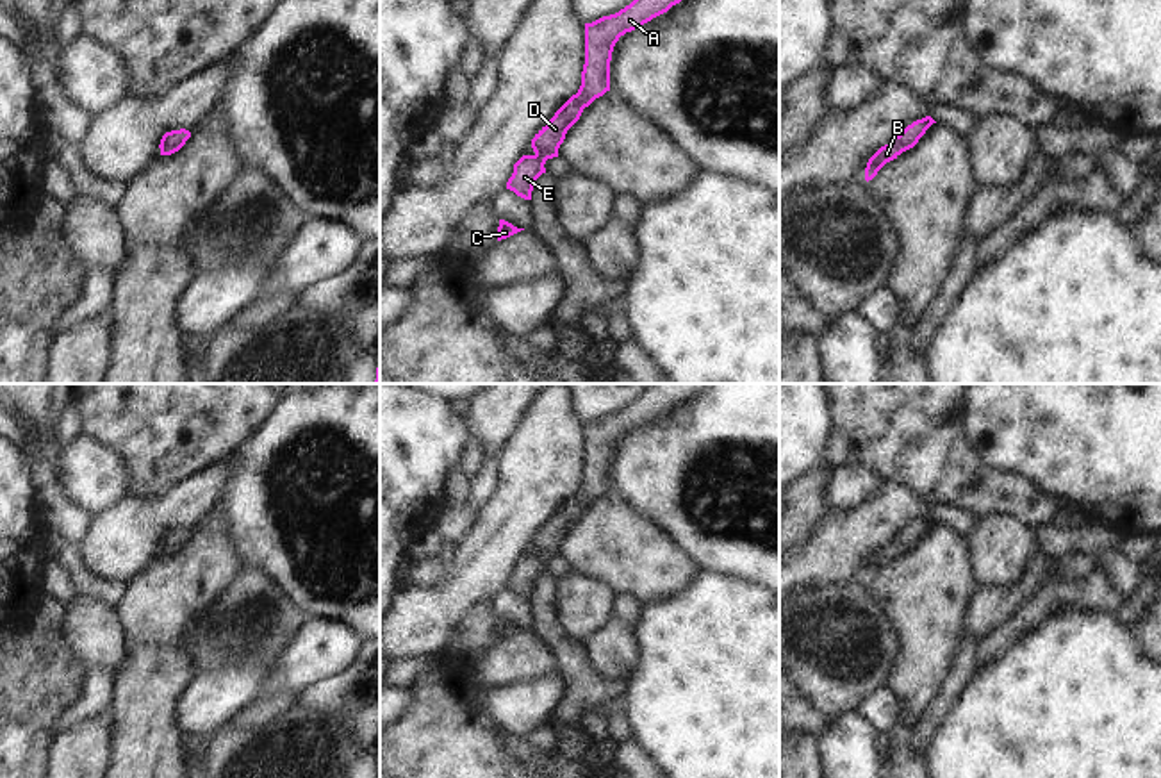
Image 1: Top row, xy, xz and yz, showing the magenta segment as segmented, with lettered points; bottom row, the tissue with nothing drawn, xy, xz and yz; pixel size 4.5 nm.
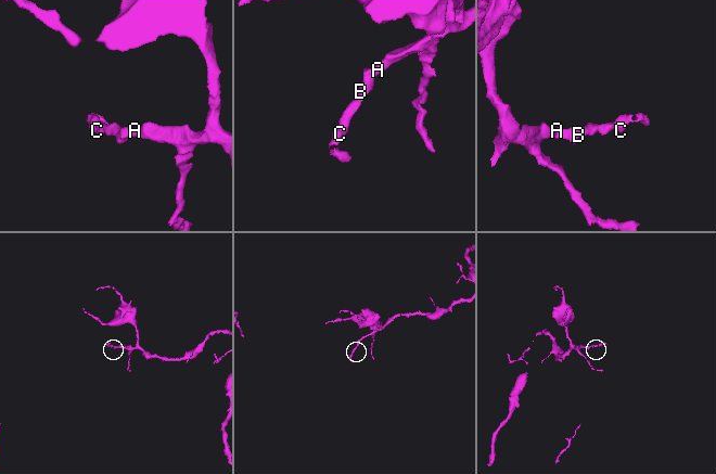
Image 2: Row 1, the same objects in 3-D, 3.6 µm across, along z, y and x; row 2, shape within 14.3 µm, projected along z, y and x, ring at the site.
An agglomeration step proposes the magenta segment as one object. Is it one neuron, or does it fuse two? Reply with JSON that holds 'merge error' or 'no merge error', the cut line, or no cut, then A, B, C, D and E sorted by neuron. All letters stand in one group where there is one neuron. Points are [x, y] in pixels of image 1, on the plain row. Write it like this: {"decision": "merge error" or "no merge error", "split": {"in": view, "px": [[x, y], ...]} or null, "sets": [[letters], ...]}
{"decision": "no merge error", "split": null, "sets": [["A", "B", "C", "D", "E"]]}

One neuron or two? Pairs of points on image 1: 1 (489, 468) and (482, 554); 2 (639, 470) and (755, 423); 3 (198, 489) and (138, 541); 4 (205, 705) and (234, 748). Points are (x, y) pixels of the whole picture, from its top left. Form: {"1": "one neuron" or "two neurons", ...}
{"1": "two neurons", "2": "one neuron", "3": "one neuron", "4": "two neurons"}

